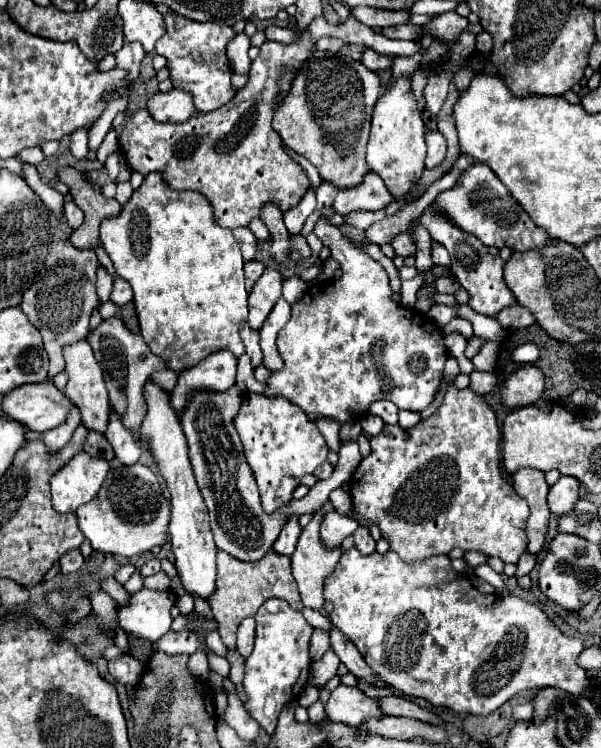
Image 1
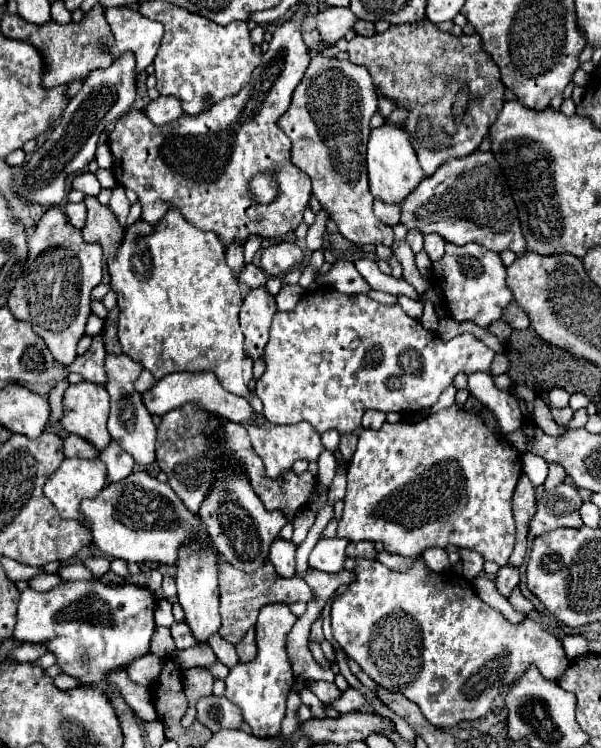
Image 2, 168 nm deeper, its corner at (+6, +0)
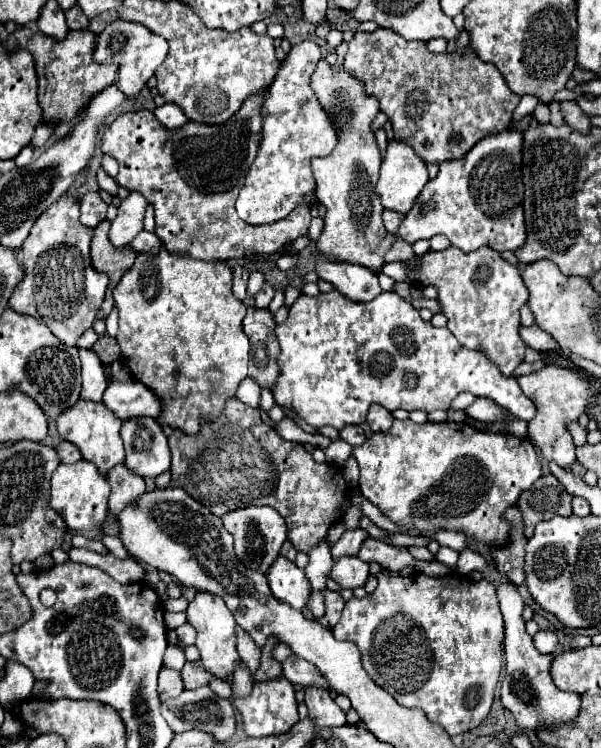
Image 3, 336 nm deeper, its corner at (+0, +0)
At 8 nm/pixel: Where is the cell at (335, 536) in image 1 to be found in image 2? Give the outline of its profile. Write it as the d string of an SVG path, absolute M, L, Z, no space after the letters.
M322 538L314 546L310 554L310 568L316 568L326 574L338 574L344 570L346 560L346 546L344 538Z

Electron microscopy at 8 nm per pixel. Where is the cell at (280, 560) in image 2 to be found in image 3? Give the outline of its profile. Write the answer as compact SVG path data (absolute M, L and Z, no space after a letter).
M278 556L274 560L274 564L270 566L266 578L268 578L272 594L278 600L290 604L292 608L296 608L300 612L308 606L308 602L312 598L312 586L308 582L306 574L294 562L290 562L284 556Z

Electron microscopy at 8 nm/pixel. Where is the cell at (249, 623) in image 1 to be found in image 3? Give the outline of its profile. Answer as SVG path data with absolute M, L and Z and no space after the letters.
M270 636L268 640L266 640L266 644L262 646L262 658L260 658L260 666L258 666L258 670L256 670L256 674L254 674L254 678L256 680L270 680L270 678L278 678L278 674L282 674L282 664L280 662L276 662L274 660L274 656L272 656L272 652L274 652L274 646L276 646L278 642L276 642L276 638L274 636Z

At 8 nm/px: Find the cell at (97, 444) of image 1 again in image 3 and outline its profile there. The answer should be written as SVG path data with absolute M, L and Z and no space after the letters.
M62 442L58 446L58 456L60 456L62 462L78 462L78 460L82 460L82 452L72 442Z

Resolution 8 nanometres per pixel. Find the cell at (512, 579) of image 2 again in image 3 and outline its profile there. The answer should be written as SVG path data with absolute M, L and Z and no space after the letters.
M508 578L502 582L494 582L496 596L500 600L500 610L504 616L504 652L506 652L506 678L504 686L500 688L502 704L506 710L510 710L516 718L516 726L520 732L538 732L542 728L558 728L566 724L574 724L578 720L580 712L580 694L576 692L562 692L554 686L550 676L550 666L554 656L552 654L540 654L534 644L532 636L524 628L524 600L518 592L518 586L512 584Z

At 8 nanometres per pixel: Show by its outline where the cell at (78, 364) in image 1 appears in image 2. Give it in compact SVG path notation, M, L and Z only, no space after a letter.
M84 380L68 386L64 392L64 414L60 418L60 426L68 434L82 436L96 448L96 452L102 452L110 442L110 434L106 430L108 412L110 398L106 388Z

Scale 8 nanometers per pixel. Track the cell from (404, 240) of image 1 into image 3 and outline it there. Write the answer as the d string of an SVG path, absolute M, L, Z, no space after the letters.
M326 60L318 62L316 72L310 78L318 102L338 128L338 144L326 158L312 158L312 174L316 178L318 202L326 208L324 232L318 240L318 250L330 258L360 264L370 270L380 270L384 254L396 240L396 234L386 232L382 224L384 206L376 192L380 150L374 138L372 122L380 112L380 104L374 96L368 96L364 82L348 70L334 70Z

